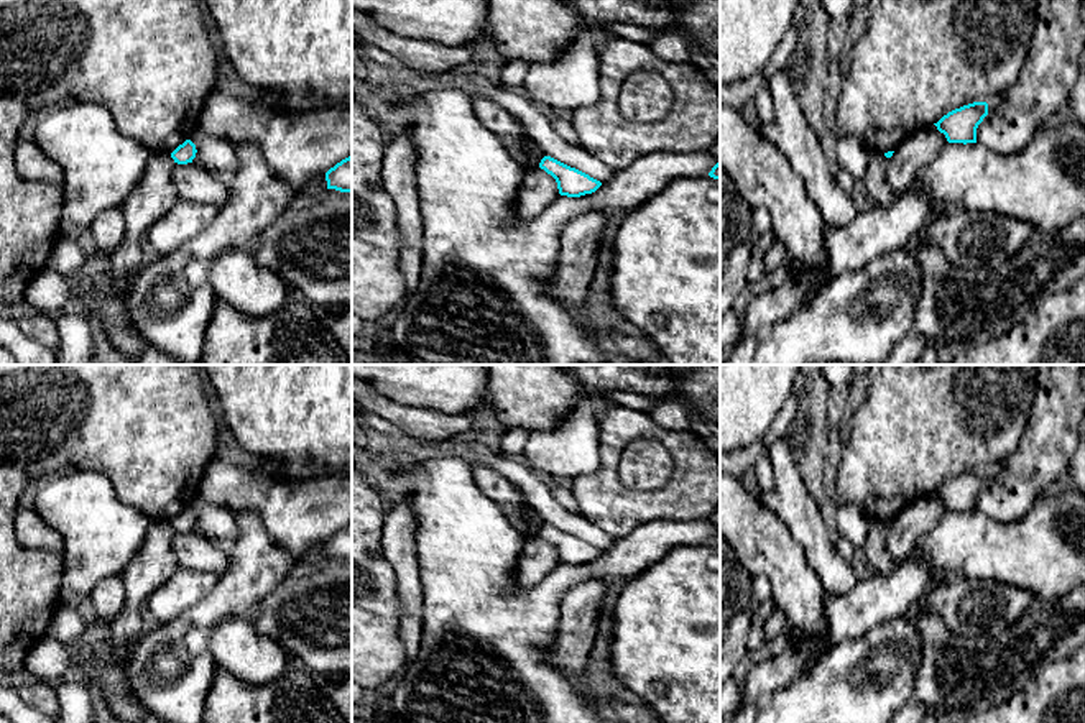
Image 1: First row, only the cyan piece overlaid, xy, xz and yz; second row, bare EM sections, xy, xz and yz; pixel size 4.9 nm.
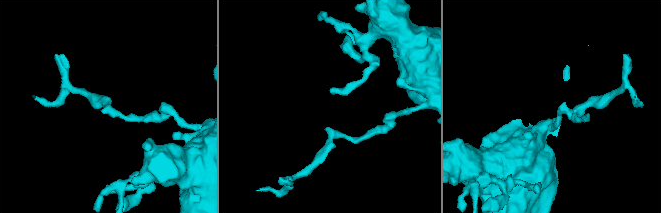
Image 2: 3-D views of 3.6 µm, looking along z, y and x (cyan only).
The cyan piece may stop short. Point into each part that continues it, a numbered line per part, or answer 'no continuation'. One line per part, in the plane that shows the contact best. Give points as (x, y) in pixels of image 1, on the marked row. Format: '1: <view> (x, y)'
no continuation

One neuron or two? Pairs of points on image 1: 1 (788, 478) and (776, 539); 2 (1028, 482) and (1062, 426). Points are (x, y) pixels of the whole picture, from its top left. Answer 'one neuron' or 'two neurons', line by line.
1: two neurons
2: one neuron

